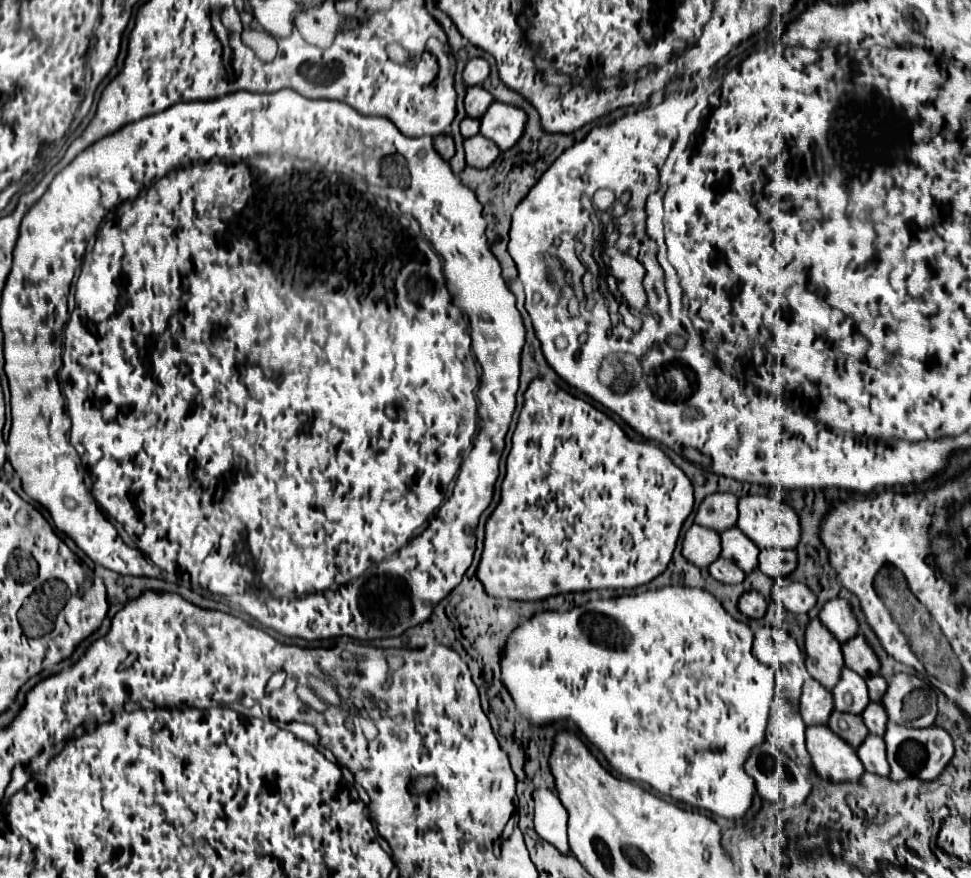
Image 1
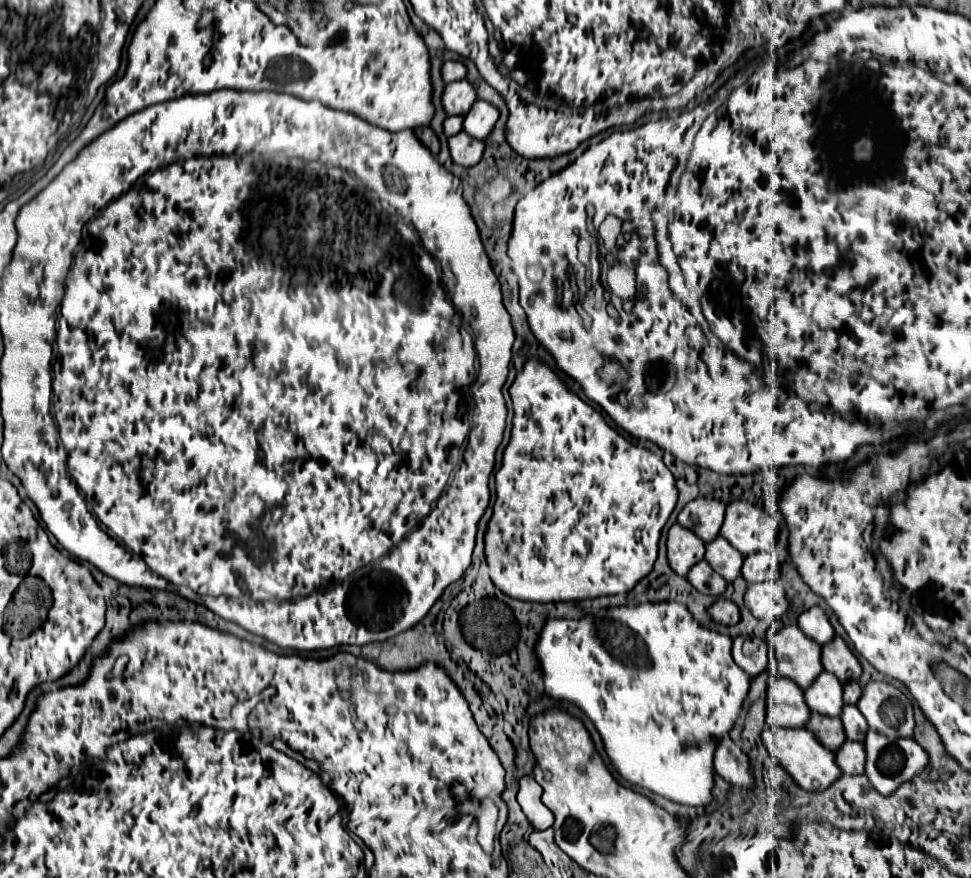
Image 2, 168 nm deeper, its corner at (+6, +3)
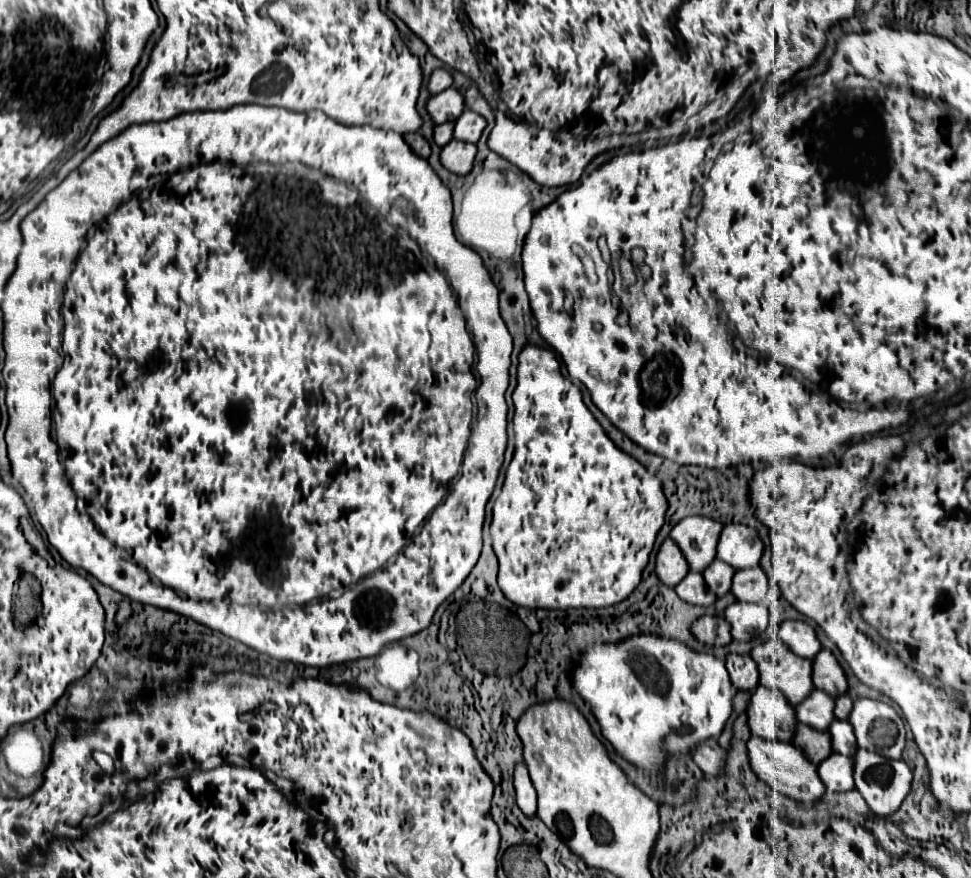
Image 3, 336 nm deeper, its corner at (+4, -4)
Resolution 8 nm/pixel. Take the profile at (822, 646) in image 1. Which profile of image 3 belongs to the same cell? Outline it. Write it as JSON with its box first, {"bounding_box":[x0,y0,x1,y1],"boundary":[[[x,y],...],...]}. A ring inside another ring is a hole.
{"bounding_box":[751,636,815,706],"boundary":[[[773,636],[755,646],[751,656],[759,666],[759,682],[771,690],[783,692],[793,706],[805,700],[815,688],[811,682],[813,662],[793,654],[779,638]]]}

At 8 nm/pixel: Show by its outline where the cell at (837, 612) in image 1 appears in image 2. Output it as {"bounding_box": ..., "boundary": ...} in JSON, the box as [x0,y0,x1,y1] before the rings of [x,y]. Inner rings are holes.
{"bounding_box":[797,607,833,645],"boundary":[[[811,607],[809,611],[803,611],[797,619],[797,627],[815,643],[825,645],[827,641],[833,639],[833,627],[829,625],[825,613],[821,607]]]}

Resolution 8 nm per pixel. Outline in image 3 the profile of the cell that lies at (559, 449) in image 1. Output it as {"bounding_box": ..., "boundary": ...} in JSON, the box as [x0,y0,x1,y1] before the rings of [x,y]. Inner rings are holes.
{"bounding_box":[491,346,665,610],"boundary":[[[525,346],[518,356],[517,386],[512,394],[515,407],[513,416],[513,430],[515,434],[515,456],[505,472],[505,482],[501,488],[499,498],[493,506],[493,522],[491,522],[491,538],[493,538],[493,550],[499,558],[499,588],[503,594],[517,606],[525,608],[545,608],[545,610],[557,610],[557,608],[605,608],[623,602],[641,582],[641,574],[649,562],[649,554],[655,544],[655,536],[665,524],[665,494],[661,490],[661,480],[657,474],[645,470],[641,462],[637,462],[633,456],[619,450],[613,440],[605,434],[601,424],[593,418],[593,414],[587,410],[587,406],[581,400],[579,388],[561,376],[557,356],[551,350],[539,348],[539,346]]]}

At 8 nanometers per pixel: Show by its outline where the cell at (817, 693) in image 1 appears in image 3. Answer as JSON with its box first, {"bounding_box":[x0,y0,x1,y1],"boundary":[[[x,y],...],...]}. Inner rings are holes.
{"bounding_box":[747,684,797,742],"boundary":[[[759,684],[751,696],[747,716],[749,716],[749,728],[755,736],[783,742],[793,740],[797,728],[797,716],[795,708],[781,692],[767,690],[767,686]]]}

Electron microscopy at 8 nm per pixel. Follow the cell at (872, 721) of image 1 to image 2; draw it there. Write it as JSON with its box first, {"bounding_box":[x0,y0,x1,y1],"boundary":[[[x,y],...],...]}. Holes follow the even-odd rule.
{"bounding_box":[839,705,867,741],"boundary":[[[845,705],[839,719],[843,723],[843,731],[849,741],[863,741],[863,735],[867,735],[867,723],[855,705],[851,707]]]}

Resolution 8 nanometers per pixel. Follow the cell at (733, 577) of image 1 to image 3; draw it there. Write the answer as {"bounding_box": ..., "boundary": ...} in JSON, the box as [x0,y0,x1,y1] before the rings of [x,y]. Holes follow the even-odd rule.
{"bounding_box":[675,572,717,606],"boundary":[[[689,572],[681,580],[681,584],[675,586],[675,592],[681,596],[681,600],[695,604],[695,606],[711,606],[717,600],[717,596],[705,586],[701,572]]]}

